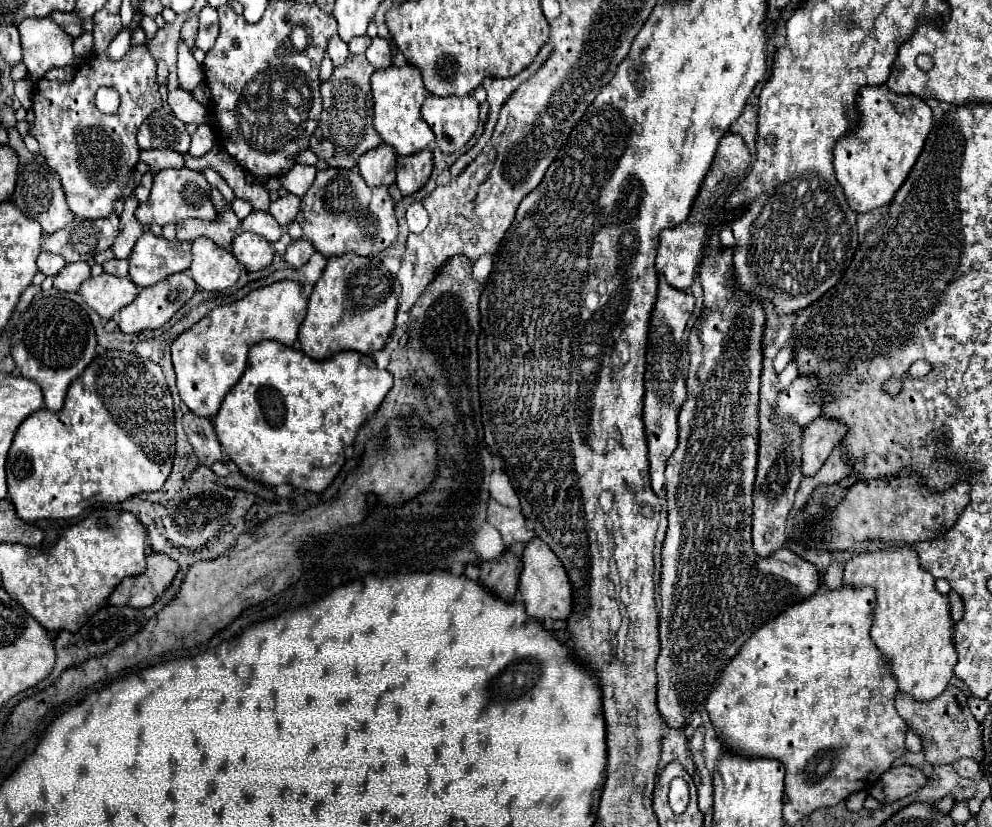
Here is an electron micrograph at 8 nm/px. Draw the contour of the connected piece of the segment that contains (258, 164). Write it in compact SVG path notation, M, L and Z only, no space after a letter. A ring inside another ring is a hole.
M270 1L258 23L248 23L228 5L218 7L218 15L220 35L204 59L206 87L212 95L210 111L214 115L216 141L224 145L226 153L242 169L258 177L284 177L296 165L294 157L308 149L308 141L318 127L322 111L318 69L338 23L330 13L318 9L316 3L306 1Z

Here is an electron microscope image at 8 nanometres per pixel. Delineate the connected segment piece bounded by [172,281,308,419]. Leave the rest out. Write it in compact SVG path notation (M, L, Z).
M278 281L254 289L236 303L212 309L204 319L182 333L172 343L172 363L176 371L176 387L188 409L198 417L214 419L224 395L244 373L250 347L264 339L290 347L304 321L306 307L308 299L302 297L300 283Z

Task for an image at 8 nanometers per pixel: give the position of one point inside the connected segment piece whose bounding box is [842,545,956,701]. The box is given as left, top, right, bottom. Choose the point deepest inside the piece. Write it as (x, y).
(912, 627)

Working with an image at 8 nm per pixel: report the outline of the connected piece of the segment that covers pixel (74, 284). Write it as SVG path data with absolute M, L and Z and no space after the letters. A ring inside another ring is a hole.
M68 263L58 275L54 275L54 287L60 291L78 291L78 287L90 277L88 263Z

